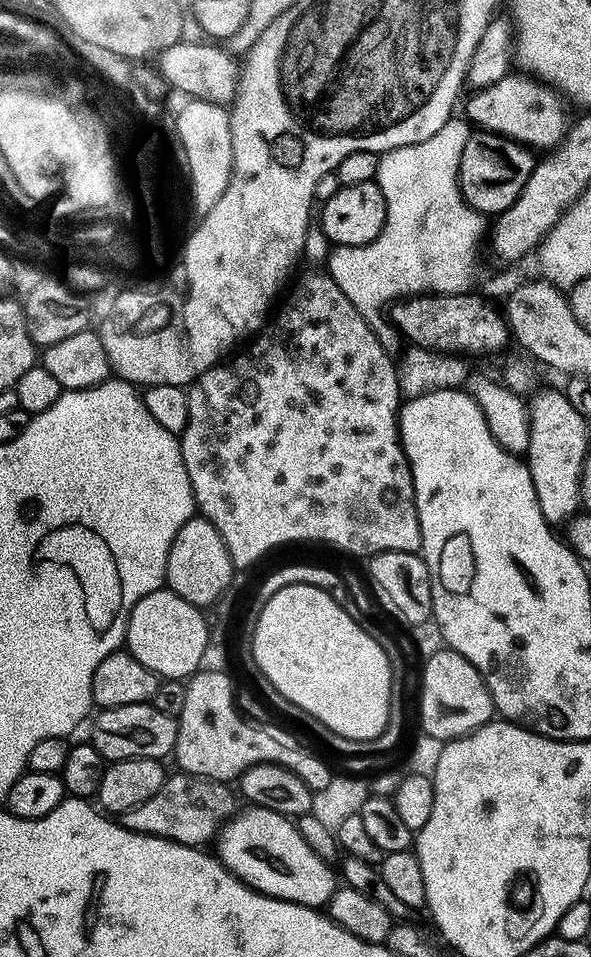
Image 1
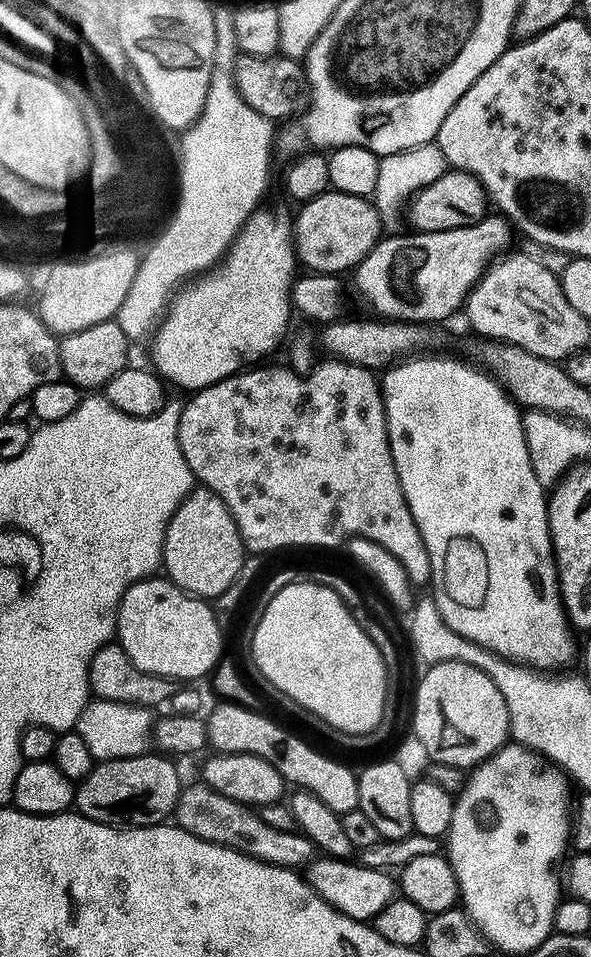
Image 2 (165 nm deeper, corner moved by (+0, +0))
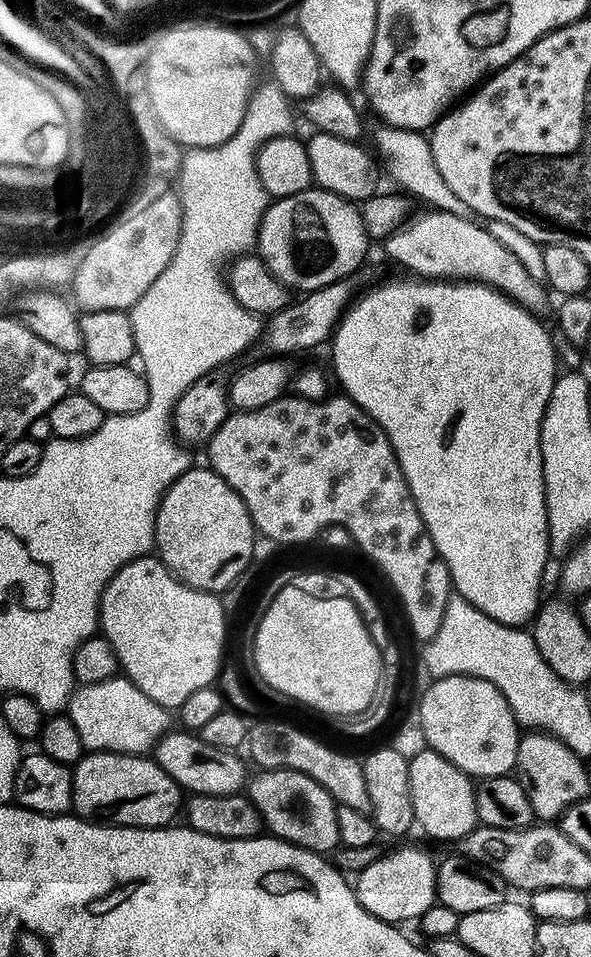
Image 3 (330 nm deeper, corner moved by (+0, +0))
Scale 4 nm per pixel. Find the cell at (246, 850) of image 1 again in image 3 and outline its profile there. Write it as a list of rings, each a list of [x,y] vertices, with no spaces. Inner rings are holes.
[[[400,848],[389,856],[381,855],[355,877],[358,902],[370,914],[389,924],[399,925],[400,920],[419,921],[420,916],[437,903],[437,867],[437,861],[432,861],[431,854],[424,848]]]

